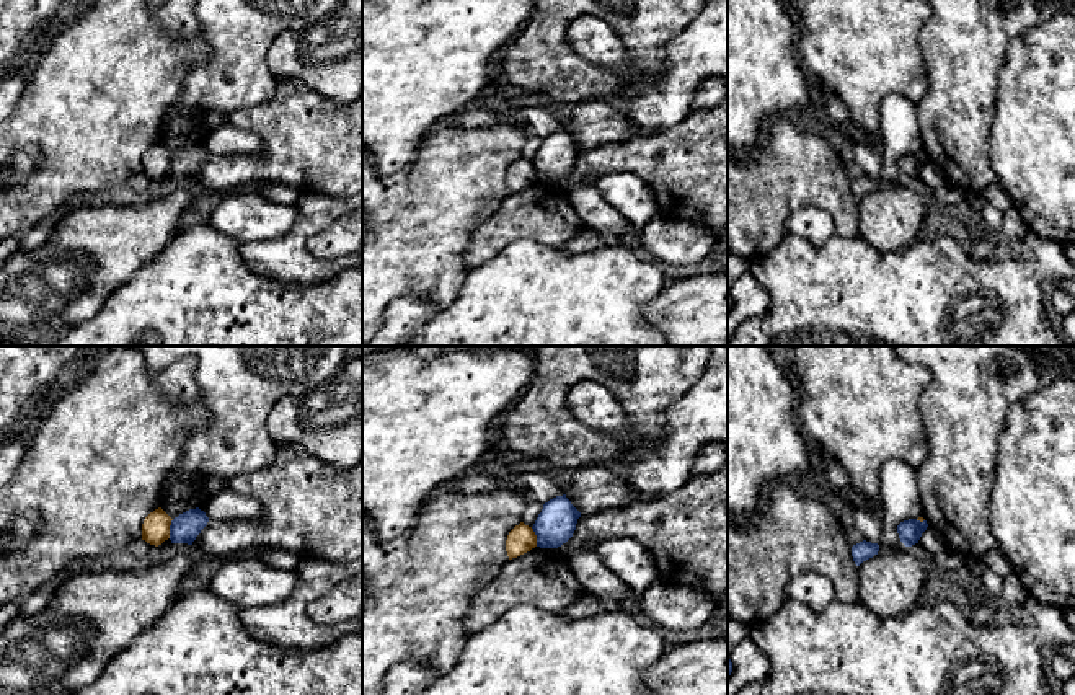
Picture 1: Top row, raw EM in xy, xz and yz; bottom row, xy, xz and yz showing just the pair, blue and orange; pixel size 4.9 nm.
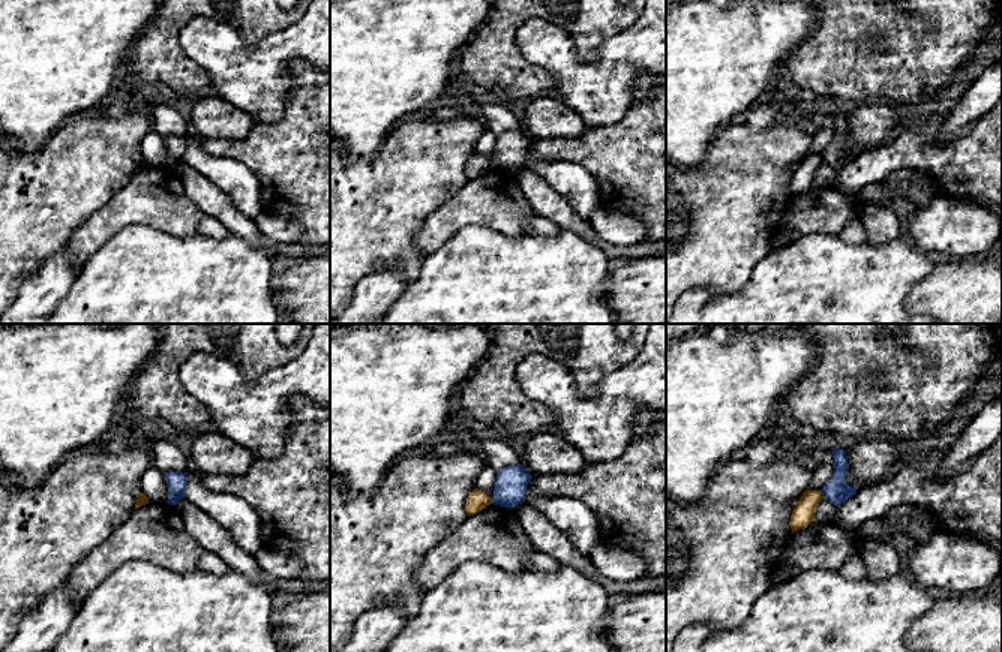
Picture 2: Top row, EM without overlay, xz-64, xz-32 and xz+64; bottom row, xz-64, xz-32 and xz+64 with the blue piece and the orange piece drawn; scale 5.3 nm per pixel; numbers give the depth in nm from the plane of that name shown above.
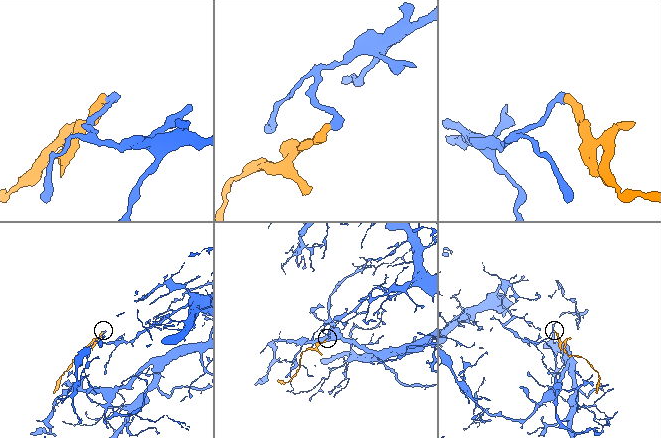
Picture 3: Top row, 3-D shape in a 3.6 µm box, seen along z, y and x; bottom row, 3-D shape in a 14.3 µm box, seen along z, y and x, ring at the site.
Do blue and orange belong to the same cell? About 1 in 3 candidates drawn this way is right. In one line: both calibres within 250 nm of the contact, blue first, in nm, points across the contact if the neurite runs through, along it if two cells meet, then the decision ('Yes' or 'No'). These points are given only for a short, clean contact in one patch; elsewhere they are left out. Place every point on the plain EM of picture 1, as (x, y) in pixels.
Thickness 140 nm (blue) against 140 nm. Boundary: xy (173, 154), (168, 172). No

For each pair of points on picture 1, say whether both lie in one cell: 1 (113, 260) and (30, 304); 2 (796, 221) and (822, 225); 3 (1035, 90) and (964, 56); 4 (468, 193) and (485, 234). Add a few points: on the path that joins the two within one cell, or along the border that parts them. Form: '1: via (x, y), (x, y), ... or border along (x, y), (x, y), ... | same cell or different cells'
1: via (92, 260), (87, 260), (62, 284), (51, 287) | same cell
2: via (803, 221), (816, 225) | same cell
3: border along (1017, 38), (1007, 46), (999, 72), (995, 110) | different cells
4: border along (508, 196), (473, 229), (462, 256) | different cells

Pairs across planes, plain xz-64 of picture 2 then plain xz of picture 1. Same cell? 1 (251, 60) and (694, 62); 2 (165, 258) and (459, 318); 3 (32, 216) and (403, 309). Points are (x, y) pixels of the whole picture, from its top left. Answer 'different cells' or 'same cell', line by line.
1: same cell
2: same cell
3: different cells

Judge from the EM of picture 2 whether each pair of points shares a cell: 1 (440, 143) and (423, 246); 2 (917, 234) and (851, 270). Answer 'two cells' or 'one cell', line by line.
1: two cells
2: two cells

